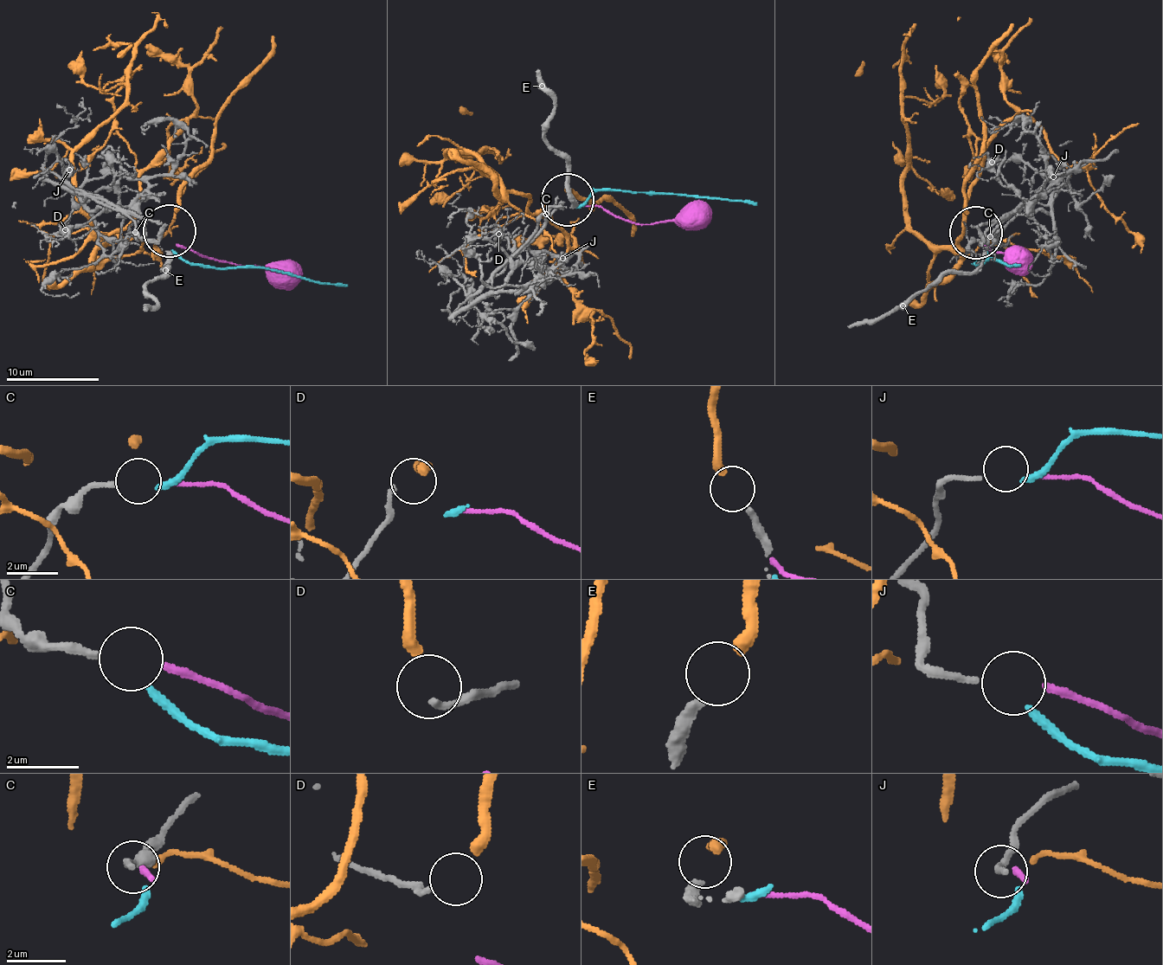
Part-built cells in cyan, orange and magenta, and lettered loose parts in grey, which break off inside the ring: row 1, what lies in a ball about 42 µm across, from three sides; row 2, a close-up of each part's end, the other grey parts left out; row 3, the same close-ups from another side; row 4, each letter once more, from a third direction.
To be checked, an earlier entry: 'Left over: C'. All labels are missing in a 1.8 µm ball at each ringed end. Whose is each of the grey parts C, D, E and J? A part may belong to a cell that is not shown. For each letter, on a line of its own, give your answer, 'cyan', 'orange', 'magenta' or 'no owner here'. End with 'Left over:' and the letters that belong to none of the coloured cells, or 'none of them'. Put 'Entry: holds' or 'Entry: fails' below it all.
C: cyan
D: no owner here
E: orange
J: magenta
Left over: D
Entry: fails

